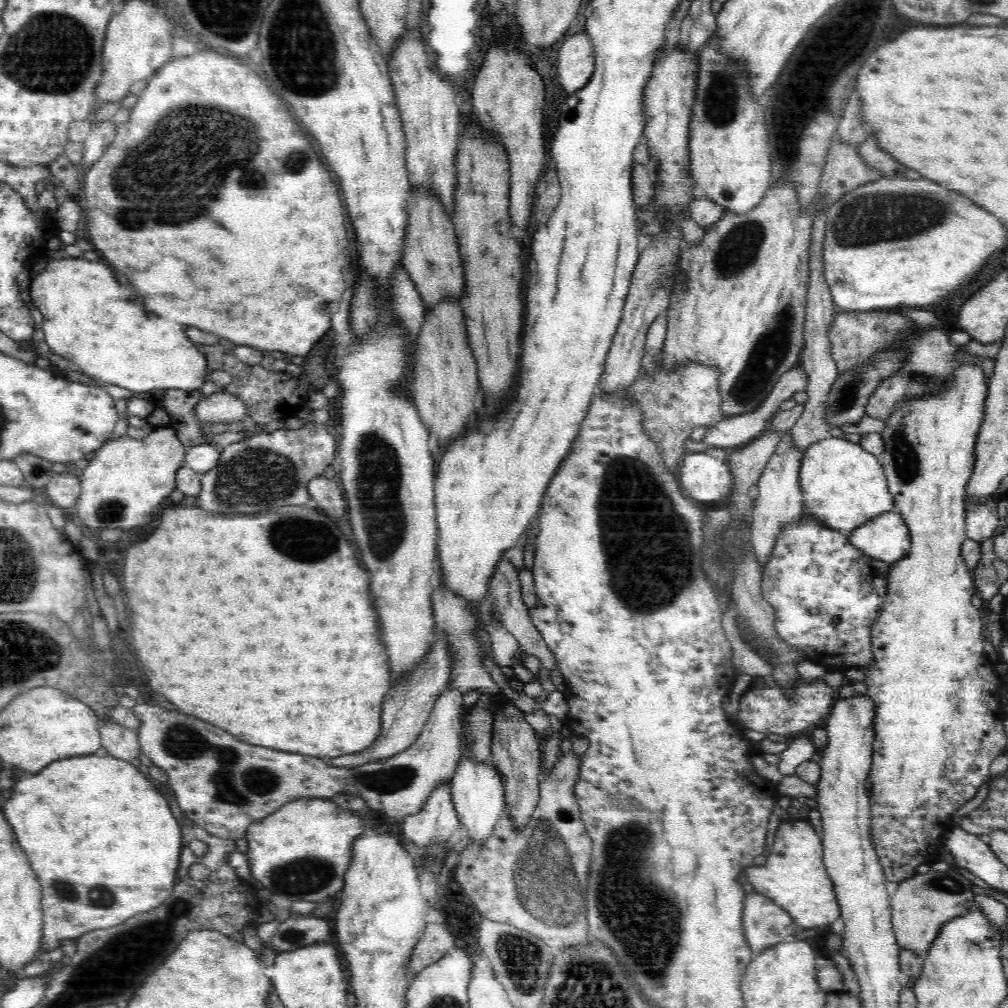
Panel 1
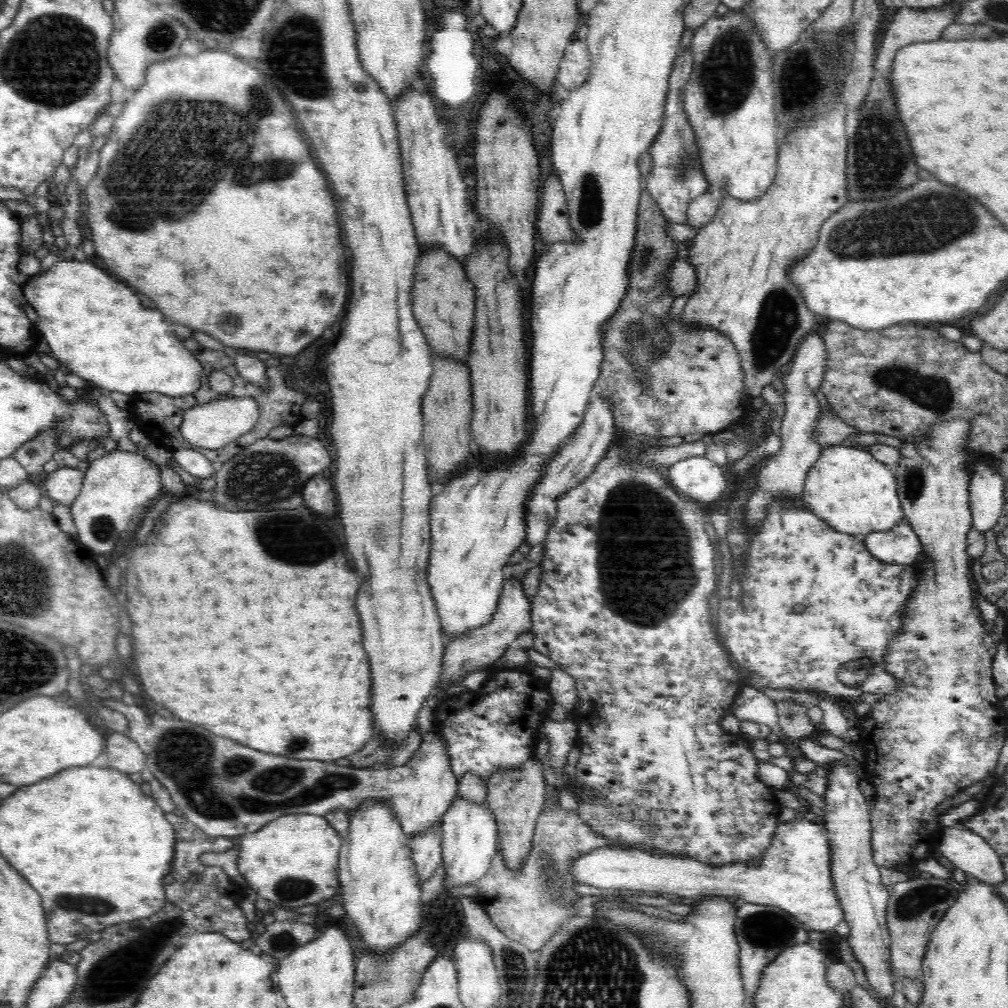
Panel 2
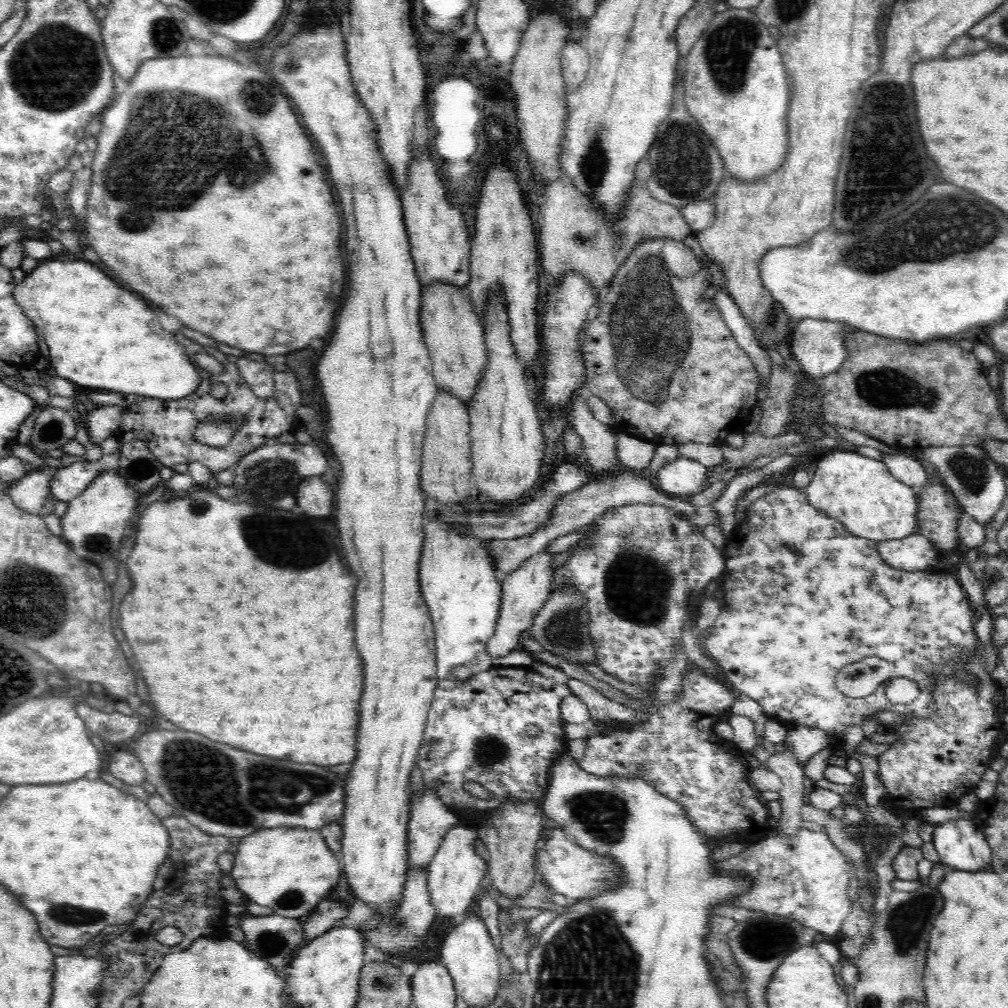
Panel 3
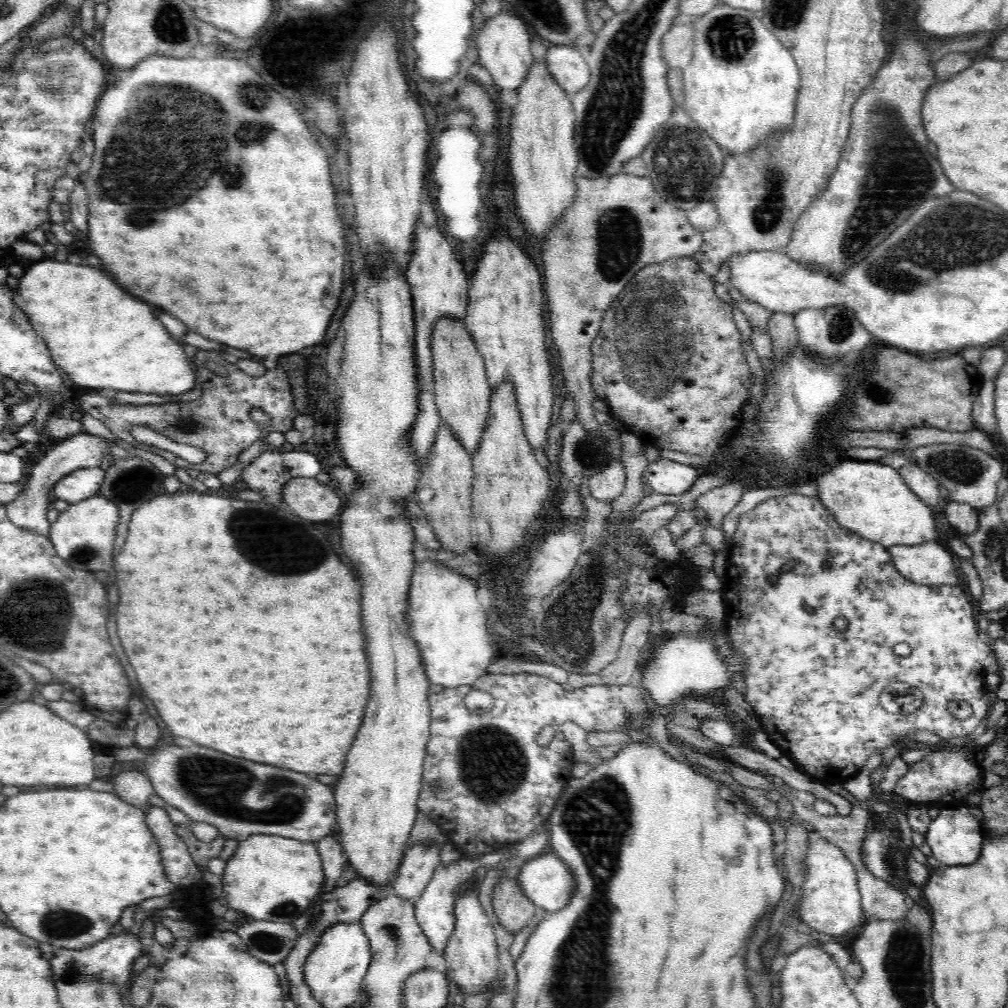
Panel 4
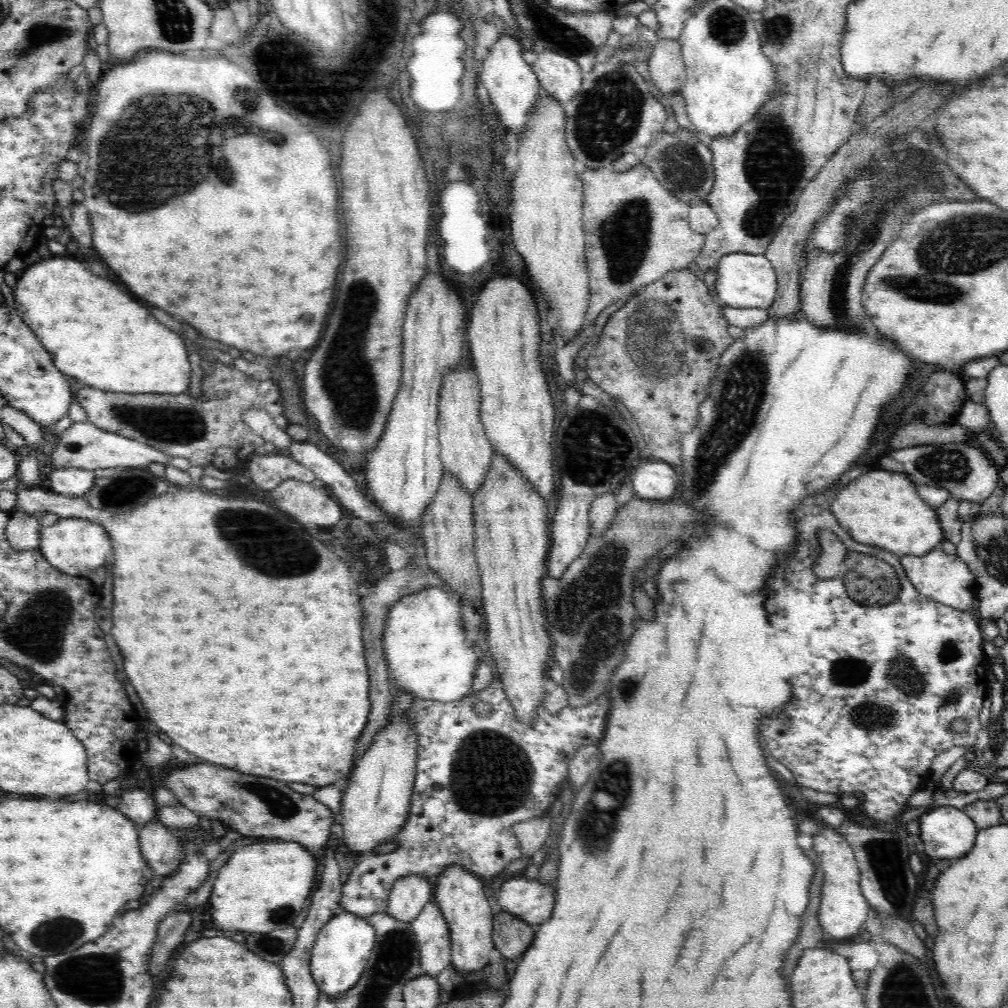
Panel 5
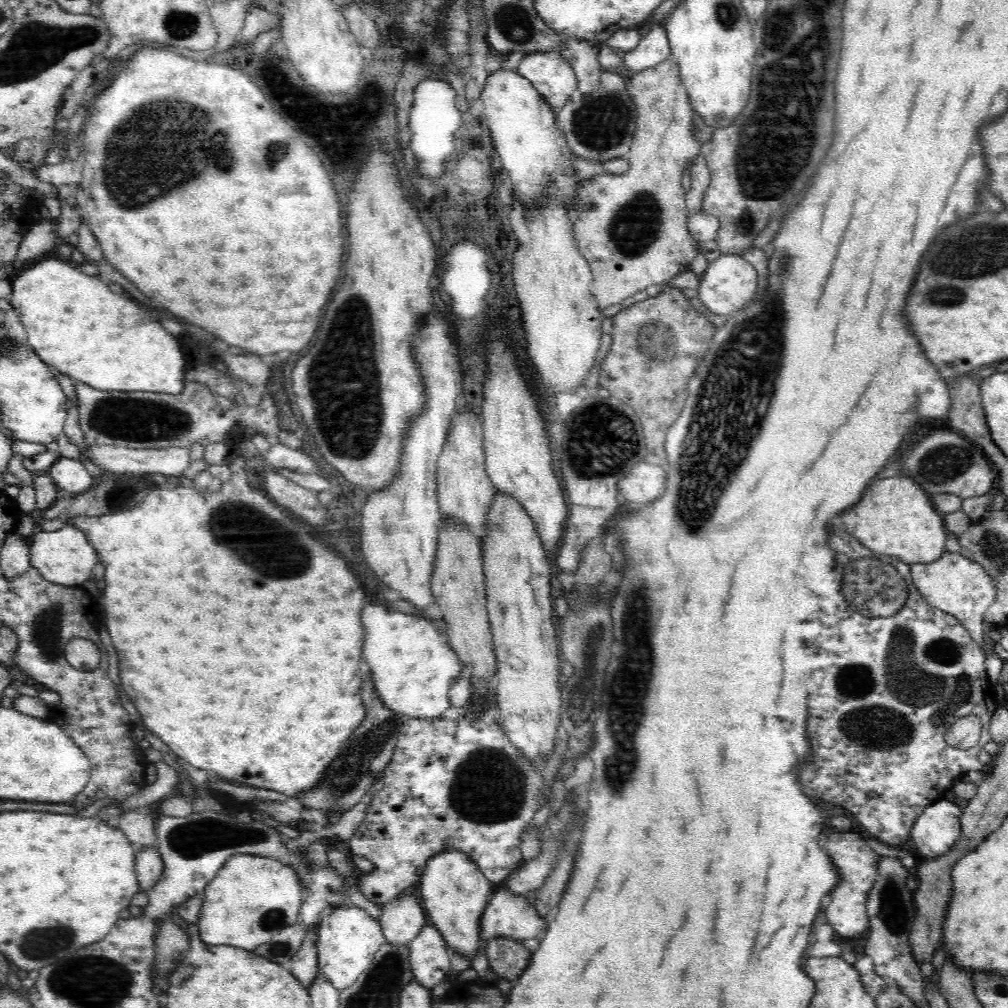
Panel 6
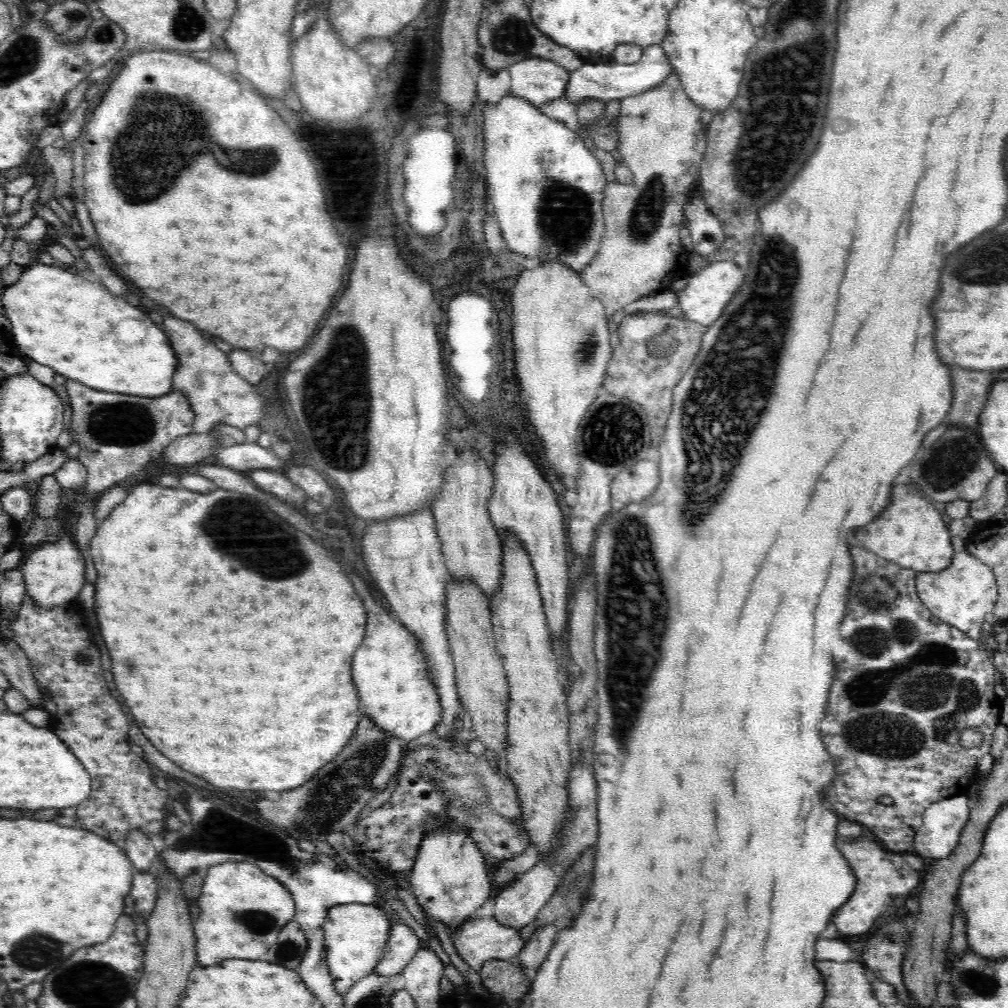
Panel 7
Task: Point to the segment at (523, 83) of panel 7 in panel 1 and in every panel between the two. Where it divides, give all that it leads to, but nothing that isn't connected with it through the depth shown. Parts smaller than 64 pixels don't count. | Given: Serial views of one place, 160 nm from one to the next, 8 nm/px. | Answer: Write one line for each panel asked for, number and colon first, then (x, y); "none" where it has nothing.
1: (576, 63)
2: (574, 69)
3: (575, 61)
4: (569, 68)
5: (559, 75)
6: (553, 77)

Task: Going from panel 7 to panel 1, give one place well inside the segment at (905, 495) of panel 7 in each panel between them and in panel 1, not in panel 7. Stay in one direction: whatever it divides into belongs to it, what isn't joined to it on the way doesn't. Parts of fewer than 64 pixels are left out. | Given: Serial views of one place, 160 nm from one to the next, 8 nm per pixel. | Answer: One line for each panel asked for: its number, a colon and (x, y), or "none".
1: (843, 486)
2: (854, 493)
3: (861, 493)
4: (871, 499)
5: (882, 508)
6: (895, 517)

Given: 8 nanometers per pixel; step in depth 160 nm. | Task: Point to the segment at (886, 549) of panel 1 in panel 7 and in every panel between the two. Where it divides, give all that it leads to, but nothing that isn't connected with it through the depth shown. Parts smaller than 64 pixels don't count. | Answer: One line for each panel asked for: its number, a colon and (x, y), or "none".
2: (901, 545)
3: (916, 553)
4: (929, 563)
5: (947, 579)
6: (953, 584)
7: (963, 594)

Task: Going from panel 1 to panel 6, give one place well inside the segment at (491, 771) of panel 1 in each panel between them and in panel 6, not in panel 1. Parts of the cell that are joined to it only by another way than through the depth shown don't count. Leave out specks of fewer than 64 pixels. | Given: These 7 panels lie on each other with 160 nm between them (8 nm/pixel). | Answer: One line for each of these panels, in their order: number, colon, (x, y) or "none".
2: (470, 837)
3: (454, 875)
4: (434, 910)
5: (432, 932)
6: (429, 961)

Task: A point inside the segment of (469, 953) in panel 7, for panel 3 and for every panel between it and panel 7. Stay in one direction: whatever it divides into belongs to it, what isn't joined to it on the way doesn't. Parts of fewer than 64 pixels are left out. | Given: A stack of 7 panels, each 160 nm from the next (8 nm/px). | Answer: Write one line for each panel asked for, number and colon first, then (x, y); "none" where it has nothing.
3: (565, 868)
4: (545, 880)
5: (530, 901)
6: (507, 914)

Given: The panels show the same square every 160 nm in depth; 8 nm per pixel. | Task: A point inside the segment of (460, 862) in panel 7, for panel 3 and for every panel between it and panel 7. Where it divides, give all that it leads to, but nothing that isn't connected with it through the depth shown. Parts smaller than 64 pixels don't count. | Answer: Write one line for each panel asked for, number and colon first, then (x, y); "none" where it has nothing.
3: (468, 953)
4: (471, 956)
5: (462, 898)
6: (454, 892)

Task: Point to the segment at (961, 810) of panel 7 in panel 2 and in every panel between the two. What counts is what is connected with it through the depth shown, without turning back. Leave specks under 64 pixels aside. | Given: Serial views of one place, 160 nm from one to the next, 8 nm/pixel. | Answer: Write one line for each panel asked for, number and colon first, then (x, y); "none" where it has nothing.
2: (966, 850)
3: (961, 846)
4: (955, 837)
5: (948, 834)
6: (939, 827)

